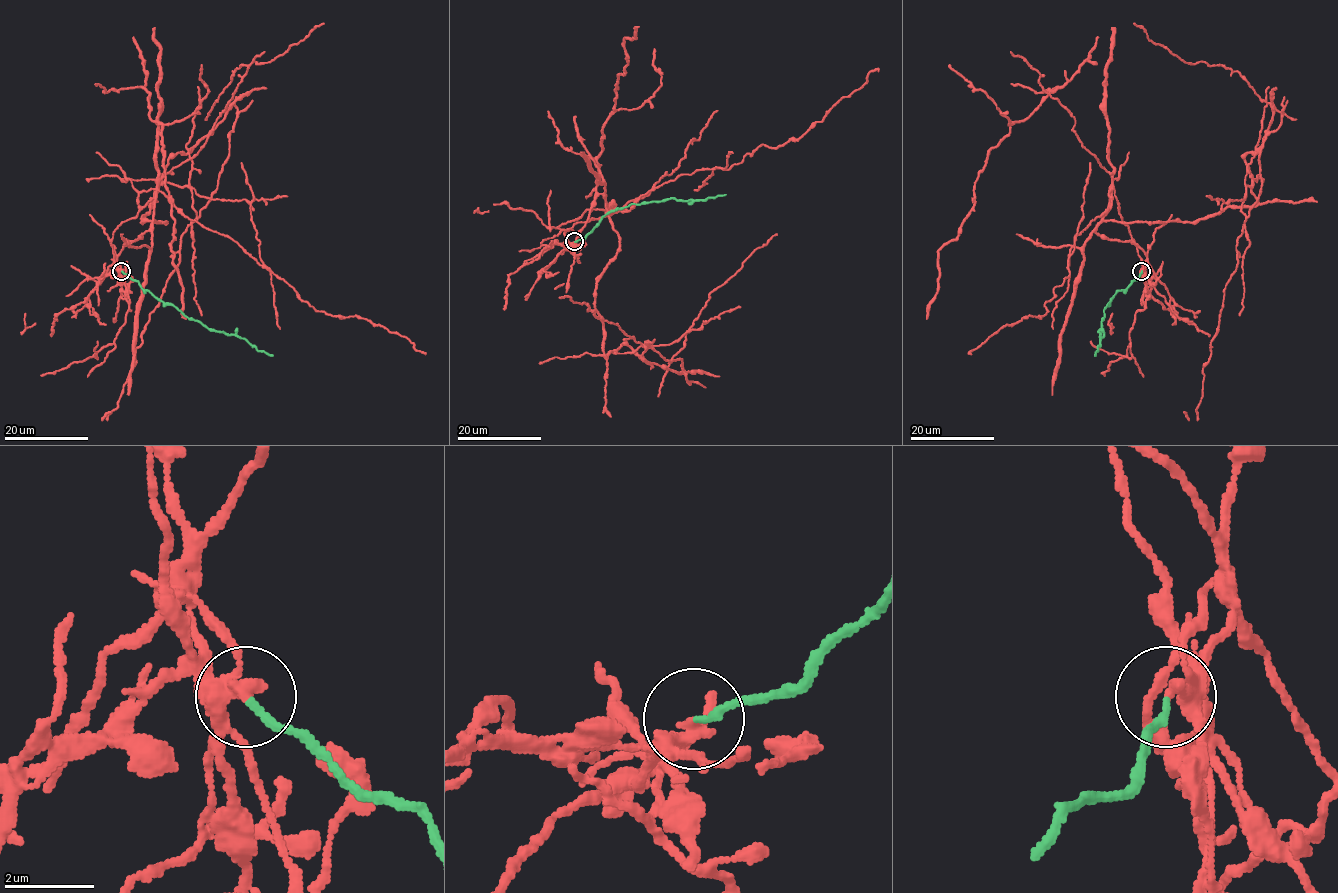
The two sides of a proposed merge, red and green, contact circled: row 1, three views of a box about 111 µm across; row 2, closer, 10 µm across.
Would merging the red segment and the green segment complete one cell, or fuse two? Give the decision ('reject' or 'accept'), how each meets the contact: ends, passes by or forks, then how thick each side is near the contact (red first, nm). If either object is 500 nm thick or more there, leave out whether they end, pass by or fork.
reject | red passes by | green ends | 260/180 nm

